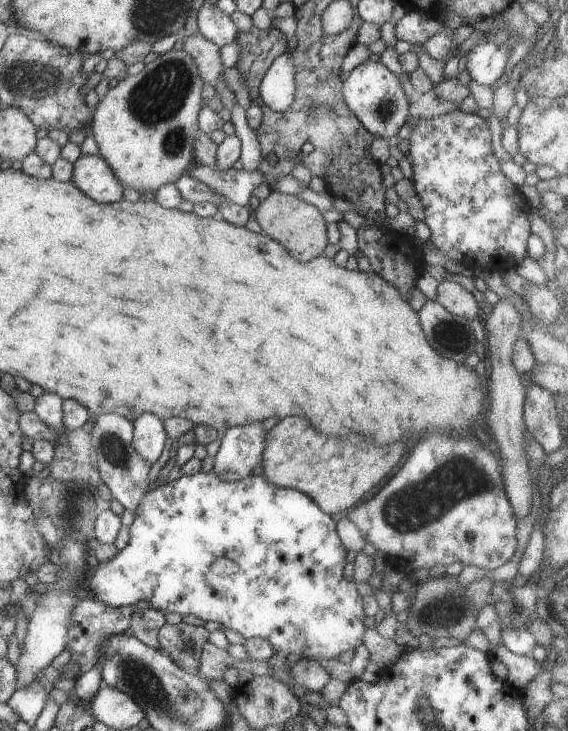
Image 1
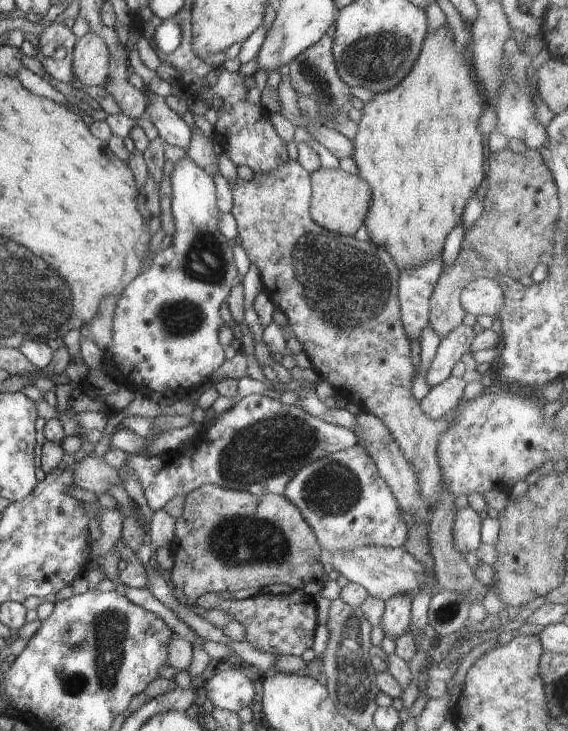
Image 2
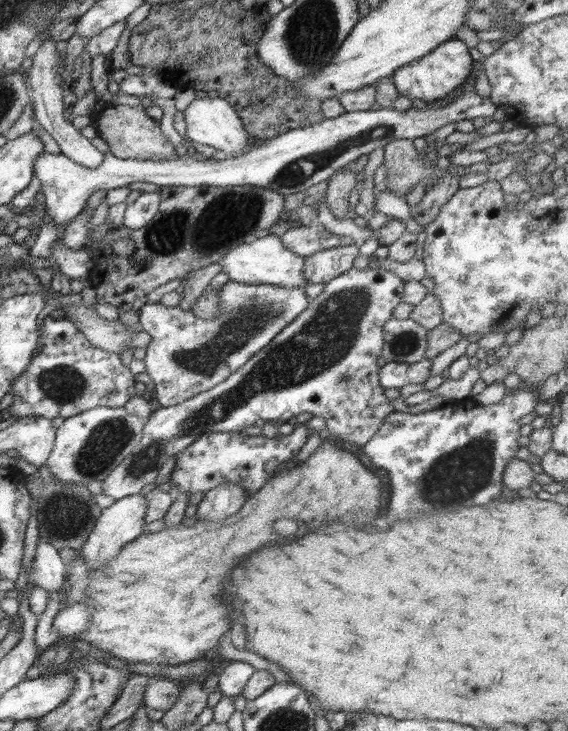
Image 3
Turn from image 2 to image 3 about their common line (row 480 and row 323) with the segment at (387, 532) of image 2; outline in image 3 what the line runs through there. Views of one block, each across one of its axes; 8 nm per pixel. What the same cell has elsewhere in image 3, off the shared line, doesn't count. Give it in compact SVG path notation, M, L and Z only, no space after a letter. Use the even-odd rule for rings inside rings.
M352 268L345 274L338 276L330 282L324 282L324 290L316 298L313 298L307 306L306 310L302 311L284 330L281 330L264 348L260 349L256 354L252 355L246 361L244 366L241 366L236 372L233 372L224 382L213 386L210 390L201 392L200 394L192 395L187 401L181 402L174 406L157 406L143 428L143 435L140 439L140 444L134 448L127 456L122 458L120 464L113 467L112 472L104 479L103 492L106 496L112 496L116 500L138 494L146 484L155 482L158 471L162 468L162 464L169 456L175 456L176 453L182 452L186 446L198 440L200 437L219 432L241 432L244 428L250 428L260 418L266 421L294 422L295 418L302 413L310 413L313 417L322 418L326 422L325 432L323 435L330 438L338 438L340 442L348 442L348 444L357 444L358 448L364 446L375 434L380 430L381 424L388 418L388 415L396 412L394 405L390 399L384 395L385 388L379 383L379 367L376 360L382 356L384 344L384 324L393 317L396 306L403 300L401 299L402 291L405 287L404 280L401 280L394 272L382 270L382 268L366 268L366 270L358 270Z

